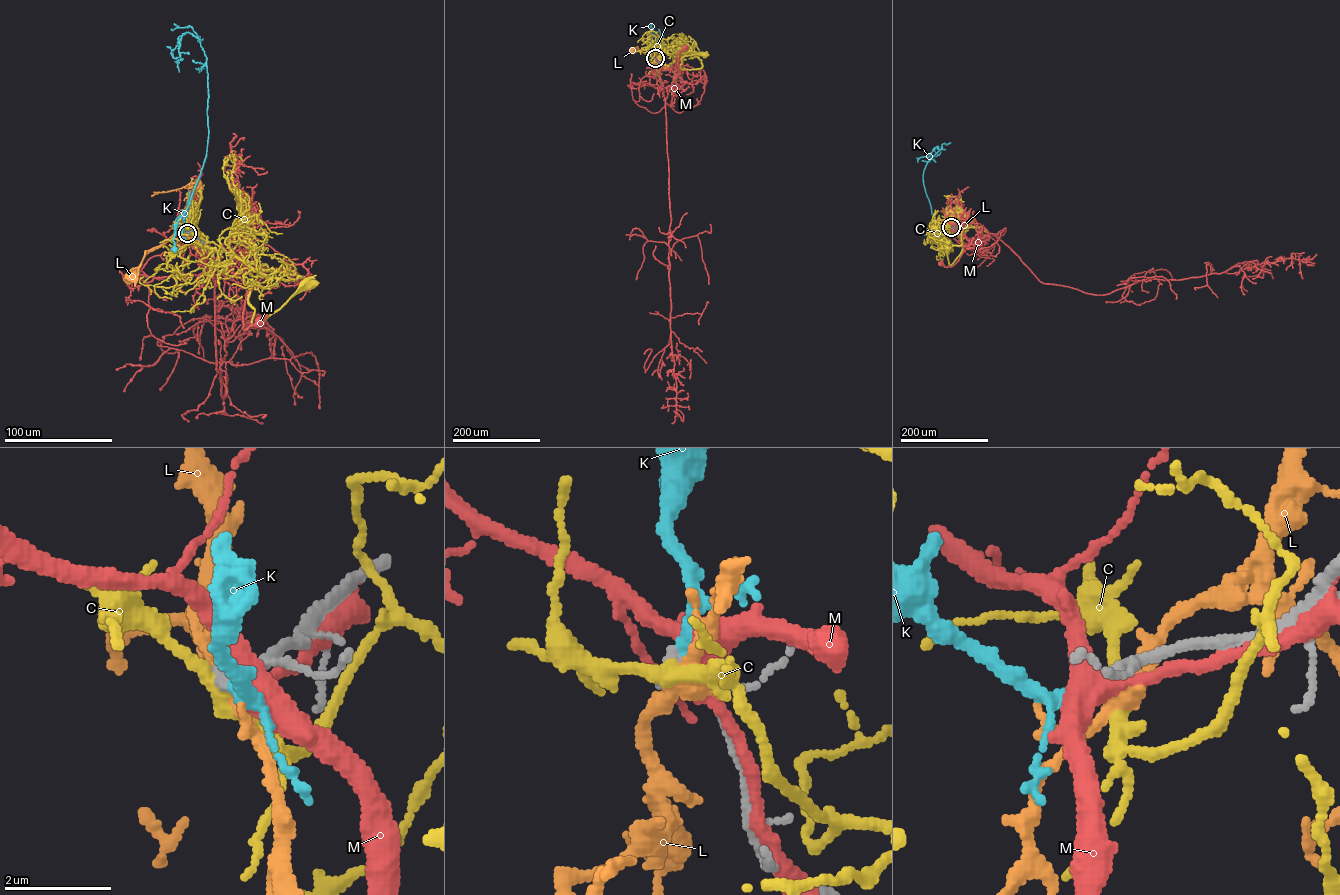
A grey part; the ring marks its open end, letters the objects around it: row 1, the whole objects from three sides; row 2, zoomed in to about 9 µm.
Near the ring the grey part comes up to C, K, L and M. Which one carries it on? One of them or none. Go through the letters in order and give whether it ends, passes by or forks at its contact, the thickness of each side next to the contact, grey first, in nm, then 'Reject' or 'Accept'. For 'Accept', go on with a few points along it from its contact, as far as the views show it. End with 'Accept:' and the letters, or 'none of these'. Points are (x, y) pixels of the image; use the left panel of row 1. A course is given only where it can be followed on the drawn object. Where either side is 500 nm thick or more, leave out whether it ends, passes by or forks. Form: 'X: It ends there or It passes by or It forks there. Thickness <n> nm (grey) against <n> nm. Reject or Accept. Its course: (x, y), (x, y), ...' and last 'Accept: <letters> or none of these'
C: It passes by. Thickness 220 nm (grey) against 280 nm. Reject
K: It ends there. Thickness 240 nm (grey) against 240 nm. Accept. Its course: (187, 233), (185, 225), (178, 235), (174, 225), (173, 248)
L: It passes by. Thickness 240 nm (grey) against 360 nm. Reject
M: It passes by. Thickness 260 nm (grey) against 280 nm. Reject
Accept: K

